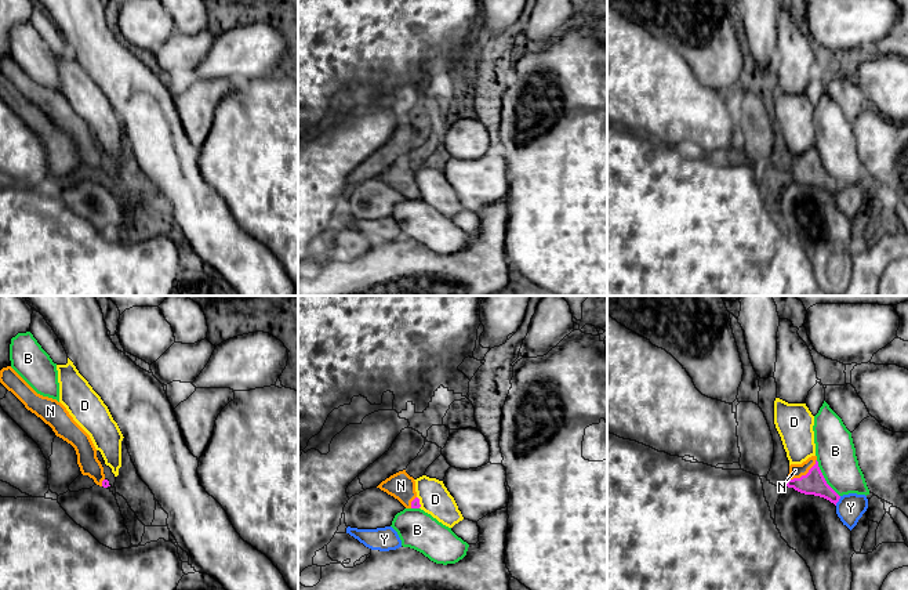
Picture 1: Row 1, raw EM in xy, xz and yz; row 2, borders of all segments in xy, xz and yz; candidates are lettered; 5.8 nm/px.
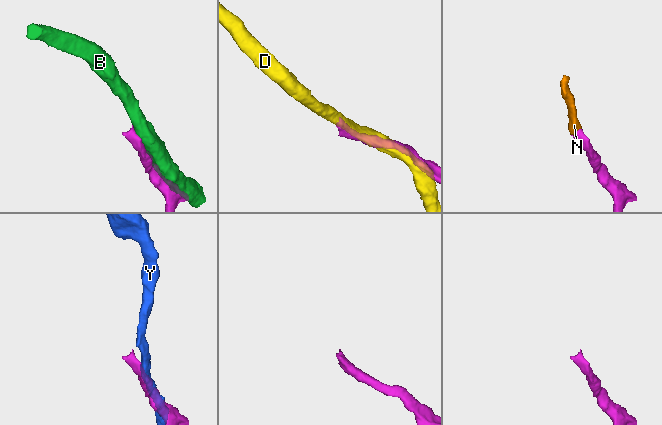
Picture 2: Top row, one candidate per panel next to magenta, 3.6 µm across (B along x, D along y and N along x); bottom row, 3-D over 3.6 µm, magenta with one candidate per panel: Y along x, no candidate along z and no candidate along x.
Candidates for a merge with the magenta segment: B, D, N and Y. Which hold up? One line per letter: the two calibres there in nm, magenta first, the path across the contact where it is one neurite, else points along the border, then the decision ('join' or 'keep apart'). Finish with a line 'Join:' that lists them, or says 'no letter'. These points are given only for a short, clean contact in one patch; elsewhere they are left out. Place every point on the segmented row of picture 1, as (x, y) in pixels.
B: 140/220 nm | keep apart
D: 50/180 nm | keep apart
N: 140/80 nm | across yz (813, 482), (803, 476), (795, 470) | join
Y: 140/160 nm | keep apart
Join: N

